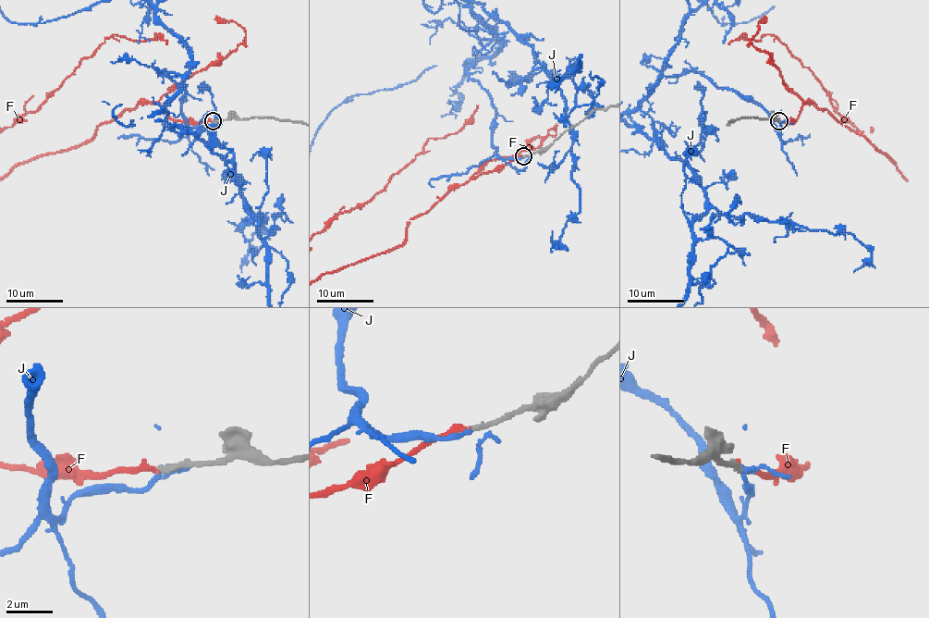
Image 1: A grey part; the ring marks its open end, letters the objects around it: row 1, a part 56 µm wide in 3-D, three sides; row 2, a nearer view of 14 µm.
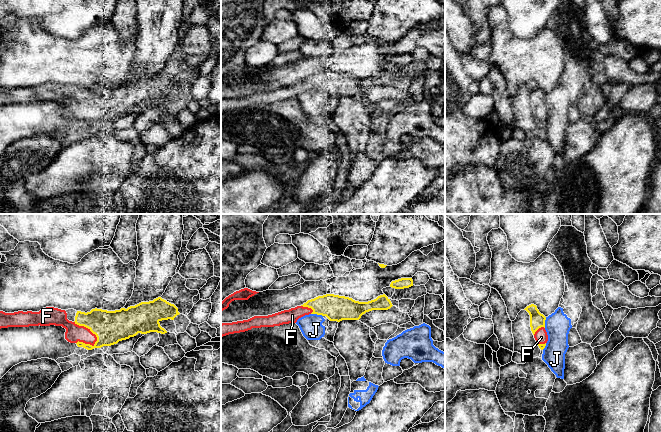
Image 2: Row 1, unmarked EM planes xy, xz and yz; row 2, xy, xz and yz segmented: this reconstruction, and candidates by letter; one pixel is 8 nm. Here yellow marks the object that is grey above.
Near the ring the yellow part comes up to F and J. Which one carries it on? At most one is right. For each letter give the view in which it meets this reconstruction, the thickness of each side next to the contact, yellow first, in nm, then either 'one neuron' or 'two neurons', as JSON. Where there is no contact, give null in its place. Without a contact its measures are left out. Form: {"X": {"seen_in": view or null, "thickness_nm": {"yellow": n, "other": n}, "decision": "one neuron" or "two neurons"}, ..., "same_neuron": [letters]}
{"F": {"seen_in": "xy", "thickness_nm": {"yellow": 260, "other": 140}, "decision": "one neuron"}, "J": {"seen_in": "xz", "thickness_nm": {"yellow": 200, "other": 180}, "decision": "two neurons"}, "same_neuron": ["F"]}

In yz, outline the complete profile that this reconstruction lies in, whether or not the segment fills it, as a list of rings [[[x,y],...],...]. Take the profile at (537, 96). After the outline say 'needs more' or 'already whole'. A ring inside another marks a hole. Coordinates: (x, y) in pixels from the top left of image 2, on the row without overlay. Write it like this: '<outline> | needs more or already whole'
[[[534,80],[527,82],[524,86],[526,86],[530,91],[531,107],[536,118],[538,119],[539,124],[543,126],[548,117],[548,111],[545,106],[546,93],[539,88],[537,82]]] | needs more

